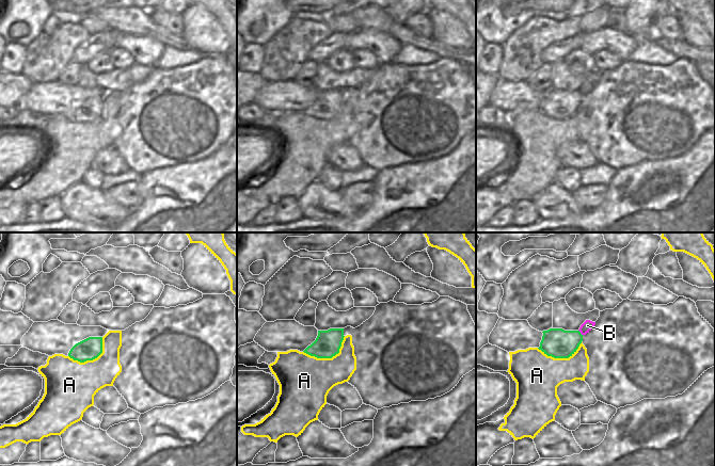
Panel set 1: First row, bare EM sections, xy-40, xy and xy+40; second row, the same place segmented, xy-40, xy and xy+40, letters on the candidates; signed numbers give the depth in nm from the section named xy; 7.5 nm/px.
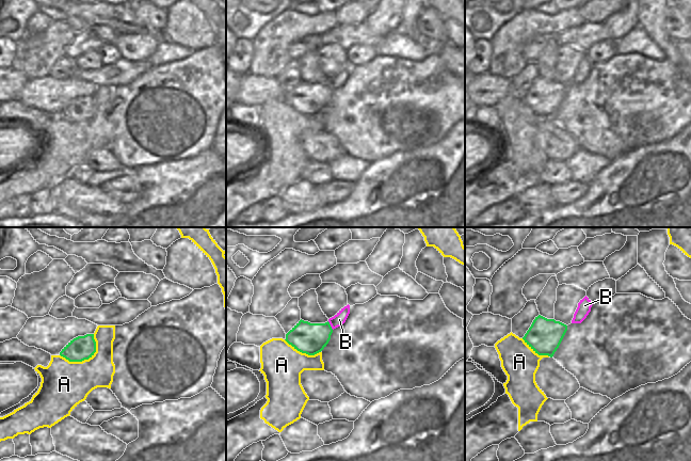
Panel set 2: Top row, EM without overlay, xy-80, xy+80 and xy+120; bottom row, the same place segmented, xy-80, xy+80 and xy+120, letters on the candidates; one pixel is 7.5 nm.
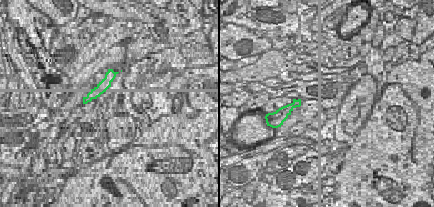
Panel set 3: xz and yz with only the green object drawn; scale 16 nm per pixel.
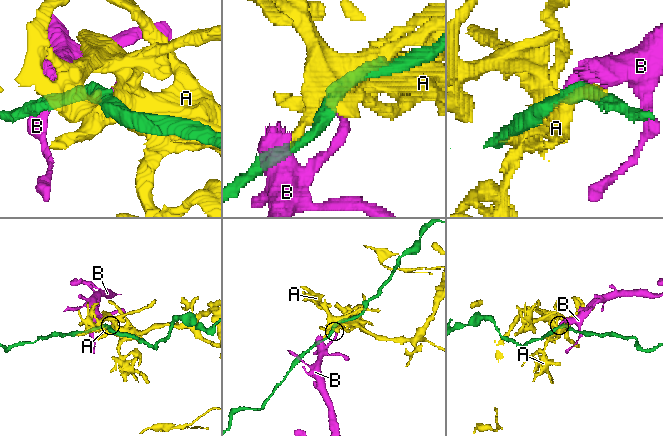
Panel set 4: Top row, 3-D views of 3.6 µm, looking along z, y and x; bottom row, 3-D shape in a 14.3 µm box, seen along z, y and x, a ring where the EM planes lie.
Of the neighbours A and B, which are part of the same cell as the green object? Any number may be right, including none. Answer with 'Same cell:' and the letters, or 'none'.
Same cell: none

